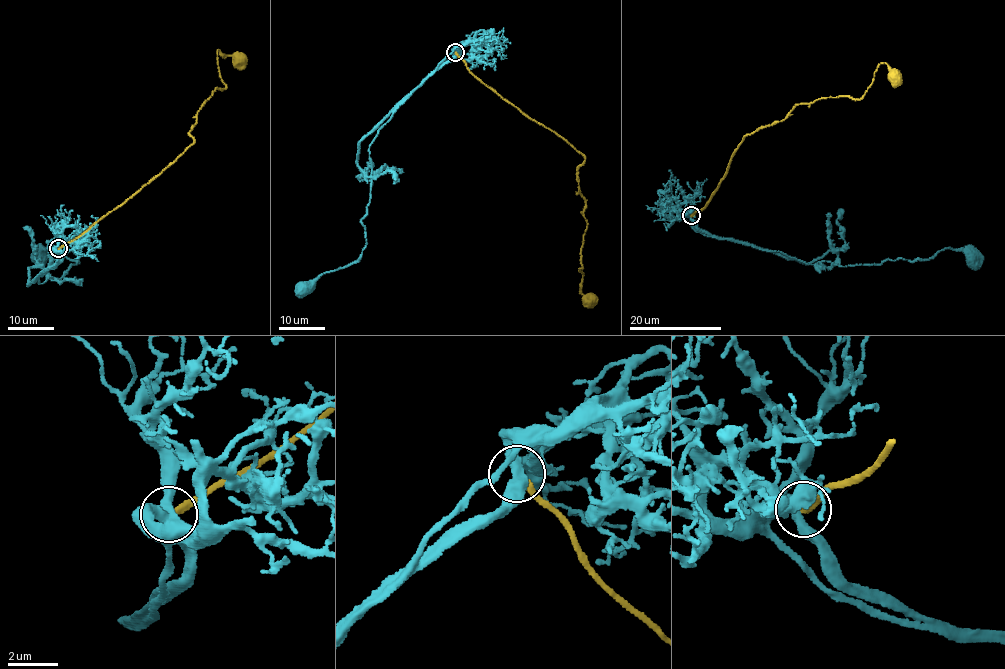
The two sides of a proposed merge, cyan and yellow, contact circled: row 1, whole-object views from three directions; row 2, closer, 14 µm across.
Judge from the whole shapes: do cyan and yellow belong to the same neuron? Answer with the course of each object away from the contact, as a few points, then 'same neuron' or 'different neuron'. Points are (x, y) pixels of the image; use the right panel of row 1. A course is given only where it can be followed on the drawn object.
cyan via (690, 215), (712, 235), (806, 264), (928, 259), (951, 248), (974, 259) | yellow via (691, 215), (707, 206), (746, 136), (781, 121), (799, 104), (860, 99), (881, 63), (894, 69), (896, 85) | different neuron

